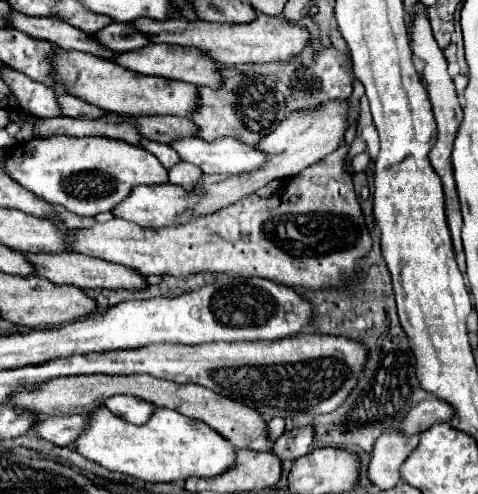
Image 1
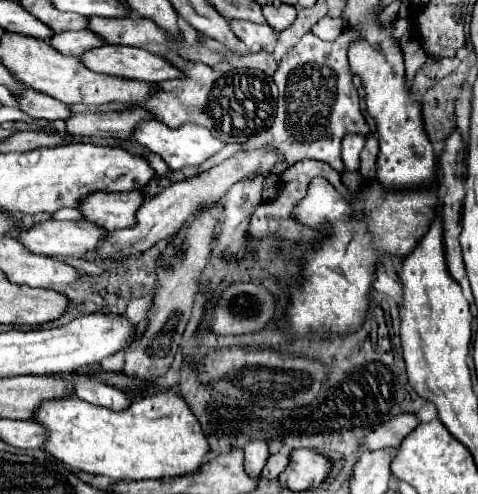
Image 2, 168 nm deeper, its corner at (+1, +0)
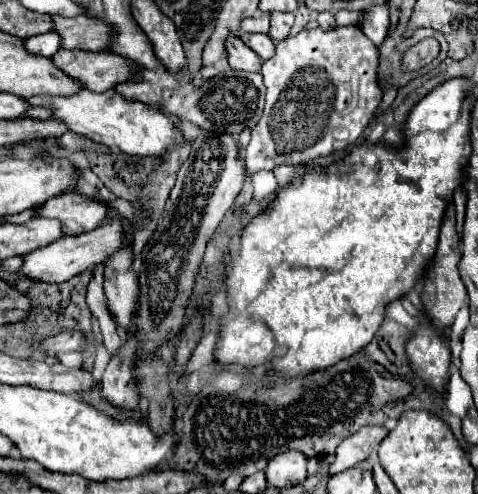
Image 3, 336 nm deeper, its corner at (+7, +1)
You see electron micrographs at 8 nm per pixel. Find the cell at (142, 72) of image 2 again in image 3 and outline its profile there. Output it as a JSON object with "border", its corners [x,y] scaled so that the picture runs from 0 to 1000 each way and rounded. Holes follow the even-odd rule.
{"border":[[[126,101],[109,117],[109,130],[146,158],[163,162],[172,178],[192,186],[218,186],[238,178],[276,138],[234,113],[234,105],[176,105],[176,101]]]}

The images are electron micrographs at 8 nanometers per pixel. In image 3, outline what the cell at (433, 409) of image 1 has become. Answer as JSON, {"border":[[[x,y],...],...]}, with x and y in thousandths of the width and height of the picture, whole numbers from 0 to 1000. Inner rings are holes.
{"border":[[[770,862],[770,866],[753,866],[753,874],[715,891],[703,907],[699,935],[690,939],[686,960],[699,964],[707,955],[736,947],[741,939],[749,939],[757,931],[770,931],[787,915],[795,891],[803,891],[808,879],[812,879],[812,870],[799,862]]]}

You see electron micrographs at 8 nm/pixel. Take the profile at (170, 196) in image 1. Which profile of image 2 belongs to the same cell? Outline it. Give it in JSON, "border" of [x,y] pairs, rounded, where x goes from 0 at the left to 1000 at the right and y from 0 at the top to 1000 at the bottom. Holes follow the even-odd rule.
{"border":[[[268,387],[268,391],[192,391],[163,419],[184,447],[226,464],[259,464],[280,460],[285,427],[301,411],[301,387]]]}

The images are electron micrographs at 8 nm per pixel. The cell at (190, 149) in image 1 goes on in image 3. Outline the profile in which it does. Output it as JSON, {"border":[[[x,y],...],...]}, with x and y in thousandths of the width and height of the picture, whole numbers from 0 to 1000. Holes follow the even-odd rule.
{"border":[[[167,182],[159,194],[63,194],[54,198],[59,215],[88,215],[109,227],[113,243],[126,243],[138,251],[138,259],[155,271],[172,271],[197,287],[209,287],[226,300],[247,300],[264,312],[289,312],[289,316],[335,316],[356,296],[372,296],[381,287],[393,287],[385,271],[377,271],[351,235],[343,235],[335,223],[314,219],[301,206],[264,202],[243,182],[222,182],[213,190]]]}

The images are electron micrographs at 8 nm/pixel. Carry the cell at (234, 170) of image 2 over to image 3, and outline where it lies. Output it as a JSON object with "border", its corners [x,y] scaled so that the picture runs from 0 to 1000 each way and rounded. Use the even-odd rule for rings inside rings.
{"border":[[[226,445],[184,474],[138,478],[138,482],[130,478],[100,498],[88,498],[88,502],[75,502],[75,506],[50,514],[46,538],[38,551],[42,551],[42,559],[54,559],[63,567],[126,575],[126,571],[146,567],[151,559],[163,559],[167,551],[218,530],[234,510],[243,510],[243,502],[255,502],[255,486],[259,486],[259,470],[255,470],[251,445]]]}

